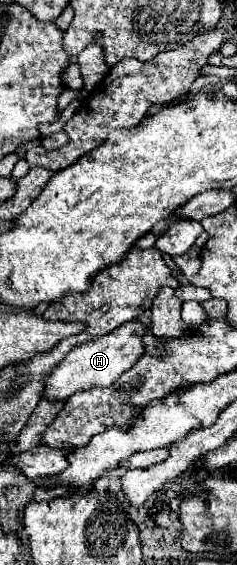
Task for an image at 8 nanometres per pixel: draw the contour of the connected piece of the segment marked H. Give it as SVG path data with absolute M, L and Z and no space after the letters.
M138 319L128 321L126 325L120 325L112 333L106 333L98 339L92 339L88 343L76 345L62 361L60 365L52 371L50 377L46 377L46 387L44 395L48 399L68 399L70 395L78 391L86 391L90 387L108 387L112 385L124 371L128 371L138 357L144 353L144 335L146 335L146 325L142 325Z

